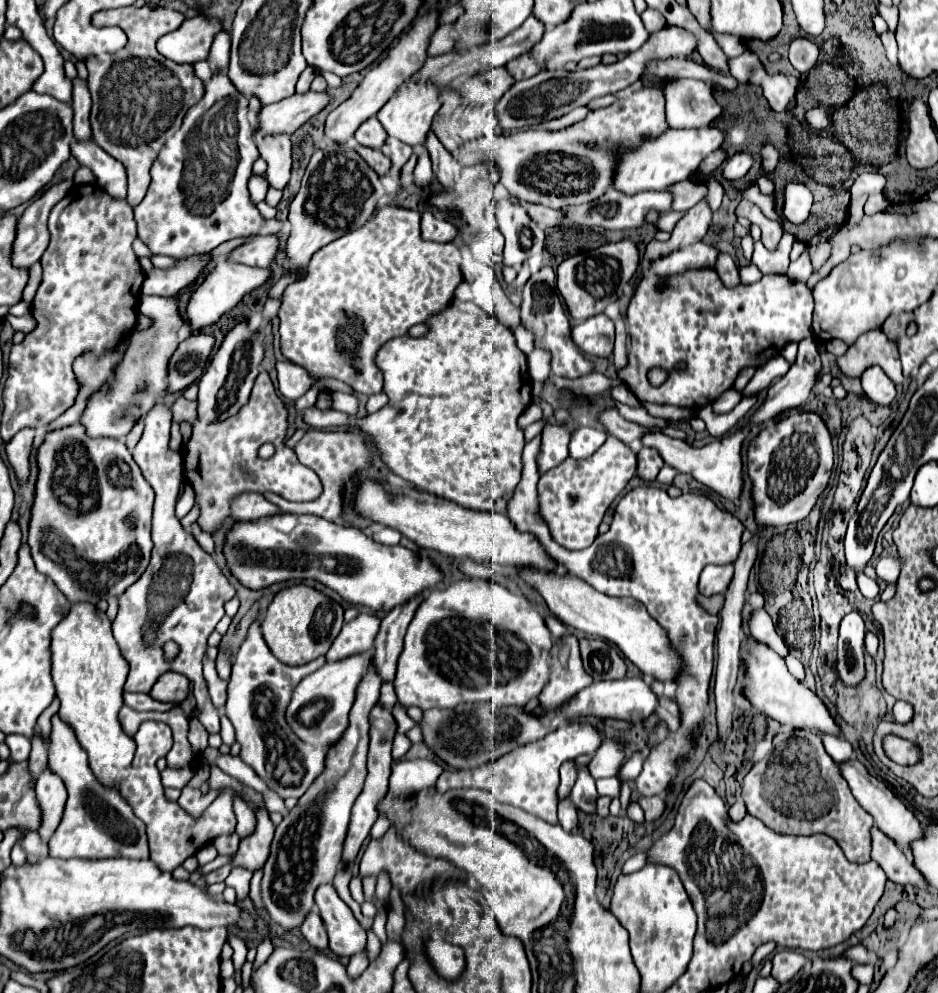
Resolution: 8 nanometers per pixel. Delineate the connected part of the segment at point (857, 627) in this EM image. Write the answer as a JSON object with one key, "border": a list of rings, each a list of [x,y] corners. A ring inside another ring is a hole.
{"border":[[[850,612],[840,624],[838,640],[838,676],[844,684],[856,686],[864,674],[864,620],[858,612]]]}

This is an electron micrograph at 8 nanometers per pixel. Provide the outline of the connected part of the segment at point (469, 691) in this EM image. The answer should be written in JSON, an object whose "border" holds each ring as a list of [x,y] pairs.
{"border":[[[468,578],[434,588],[416,610],[406,632],[406,644],[394,678],[398,702],[406,708],[420,706],[422,710],[436,706],[456,708],[456,704],[480,700],[492,702],[492,706],[526,706],[530,698],[540,694],[548,680],[548,650],[552,644],[552,634],[544,618],[522,594],[512,594],[504,586],[484,578]]]}

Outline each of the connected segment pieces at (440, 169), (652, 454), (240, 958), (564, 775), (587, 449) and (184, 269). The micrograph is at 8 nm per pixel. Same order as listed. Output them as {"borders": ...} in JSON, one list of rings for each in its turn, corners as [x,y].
{"borders":[[[[434,132],[428,134],[428,140],[426,140],[426,148],[430,152],[430,160],[432,160],[432,168],[434,168],[434,174],[438,178],[438,182],[444,186],[444,188],[452,188],[454,186],[454,168],[456,168],[456,162],[452,160],[450,152],[440,144],[440,140],[436,138]]],[[[642,448],[638,452],[638,476],[644,480],[654,480],[664,466],[662,456],[654,448]]],[[[228,936],[228,944],[230,944],[232,950],[234,950],[234,956],[232,956],[232,960],[234,960],[234,968],[240,970],[242,964],[246,962],[246,952],[248,952],[248,948],[246,948],[244,940],[238,938],[238,936]]],[[[564,762],[560,766],[560,786],[558,786],[558,800],[564,800],[570,796],[570,790],[576,782],[576,774],[578,774],[578,764],[576,762]]],[[[576,428],[570,434],[570,442],[568,442],[568,456],[570,458],[588,458],[592,456],[606,440],[606,434],[602,430],[594,430],[594,428]]],[[[196,254],[182,258],[170,268],[152,268],[146,274],[146,280],[142,284],[142,294],[156,294],[156,296],[174,296],[182,288],[194,284],[198,276],[204,272],[208,266],[210,258],[208,254]]]]}

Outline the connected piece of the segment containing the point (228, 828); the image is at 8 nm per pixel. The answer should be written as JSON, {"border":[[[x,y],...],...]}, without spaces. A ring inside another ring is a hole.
{"border":[[[144,722],[140,730],[134,736],[136,740],[136,756],[132,762],[132,768],[128,776],[120,782],[120,794],[126,798],[126,802],[132,806],[134,814],[146,824],[146,834],[150,842],[150,860],[162,870],[172,872],[178,868],[186,858],[194,856],[198,850],[208,846],[218,836],[228,836],[236,828],[236,816],[232,812],[232,796],[234,792],[228,790],[228,794],[218,796],[202,814],[200,818],[194,818],[184,808],[178,806],[178,802],[170,802],[164,796],[160,771],[156,766],[156,760],[166,756],[172,748],[172,732],[162,722]]]}

